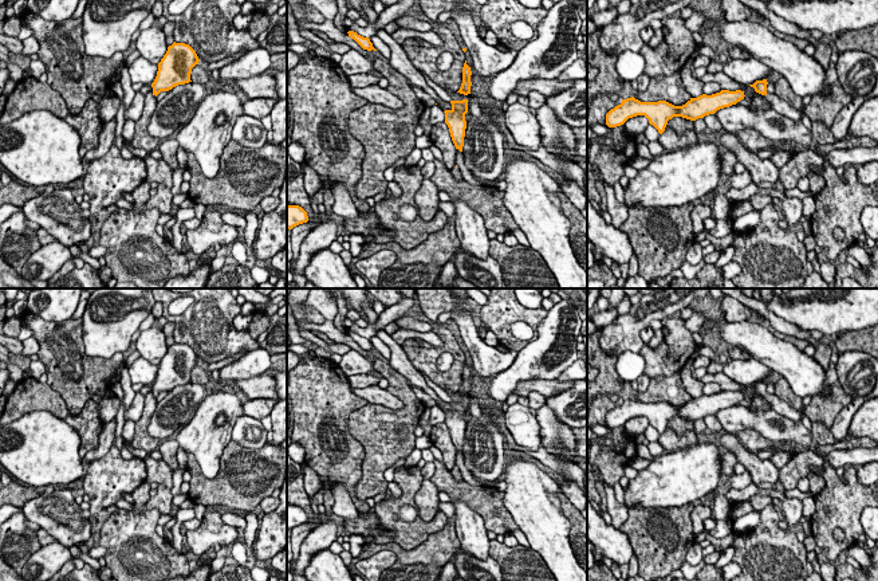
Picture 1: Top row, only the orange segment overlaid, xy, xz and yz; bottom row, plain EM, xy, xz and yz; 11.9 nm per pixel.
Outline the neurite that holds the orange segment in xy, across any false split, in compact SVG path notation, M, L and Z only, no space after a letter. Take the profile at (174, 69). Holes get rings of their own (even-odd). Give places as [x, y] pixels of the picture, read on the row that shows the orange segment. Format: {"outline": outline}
{"outline": "M174 42L158 63L157 76L151 83L153 95L157 97L161 91L192 82L192 68L198 62L196 51L189 44Z"}

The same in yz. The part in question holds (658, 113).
{"outline": "M721 90L720 93L697 98L690 98L682 106L674 106L666 101L641 102L634 97L622 99L622 103L611 109L606 114L606 125L617 127L623 125L629 118L645 115L660 134L665 131L668 121L673 117L682 117L690 121L714 114L717 110L736 105L744 99L744 91Z"}

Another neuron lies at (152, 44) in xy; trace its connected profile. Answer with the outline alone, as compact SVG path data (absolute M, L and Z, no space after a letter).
M158 24L141 31L135 40L135 50L153 64L158 64L168 51L166 36Z

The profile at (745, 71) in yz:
M751 56L749 59L732 59L724 64L723 72L735 82L749 86L756 81L768 79L773 70Z

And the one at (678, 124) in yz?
M673 117L668 121L669 127L674 129L678 136L681 136L685 130L693 130L694 129L694 121L682 118L682 117Z

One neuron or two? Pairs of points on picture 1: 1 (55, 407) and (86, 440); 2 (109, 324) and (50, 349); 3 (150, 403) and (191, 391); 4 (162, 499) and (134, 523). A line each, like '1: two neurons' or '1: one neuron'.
1: one neuron
2: two neurons
3: two neurons
4: two neurons

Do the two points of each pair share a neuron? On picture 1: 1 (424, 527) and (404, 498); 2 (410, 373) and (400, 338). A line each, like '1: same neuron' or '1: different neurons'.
1: same neuron
2: different neurons

